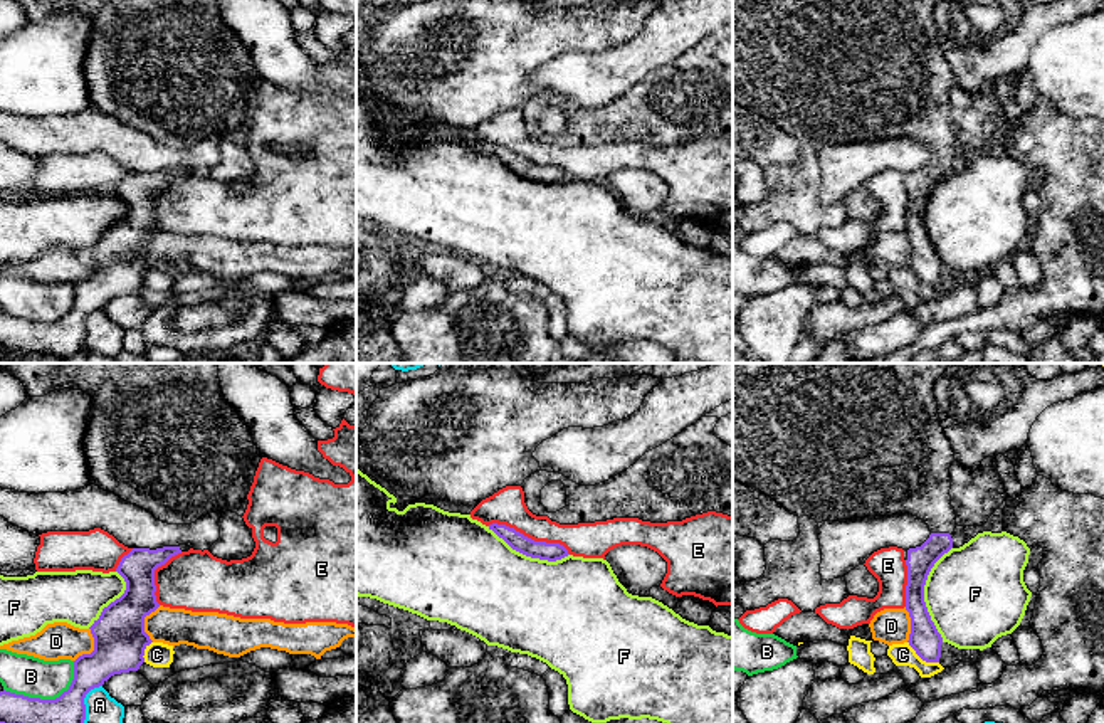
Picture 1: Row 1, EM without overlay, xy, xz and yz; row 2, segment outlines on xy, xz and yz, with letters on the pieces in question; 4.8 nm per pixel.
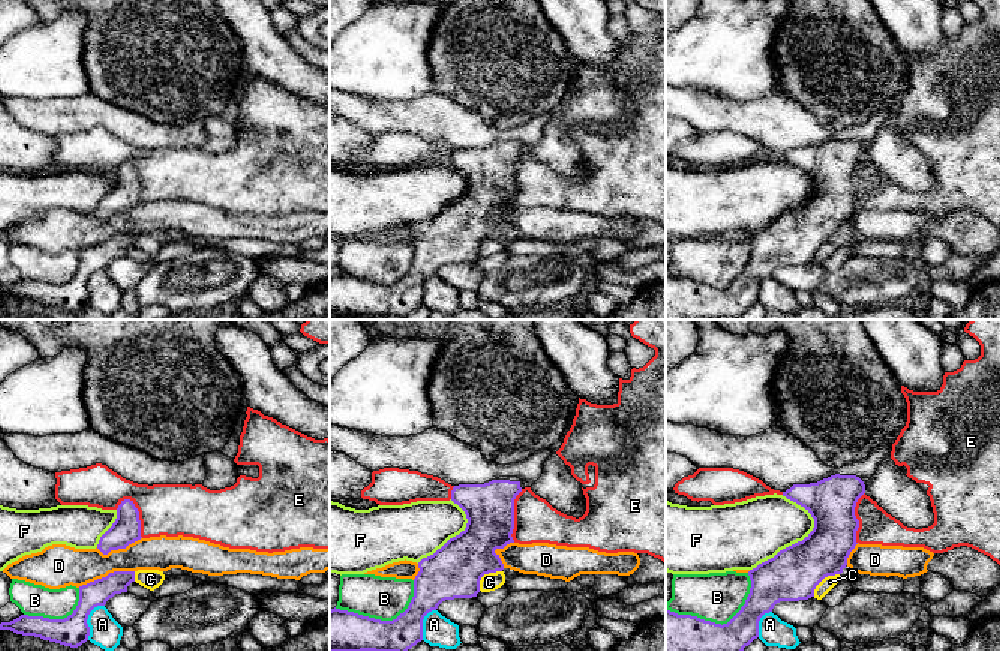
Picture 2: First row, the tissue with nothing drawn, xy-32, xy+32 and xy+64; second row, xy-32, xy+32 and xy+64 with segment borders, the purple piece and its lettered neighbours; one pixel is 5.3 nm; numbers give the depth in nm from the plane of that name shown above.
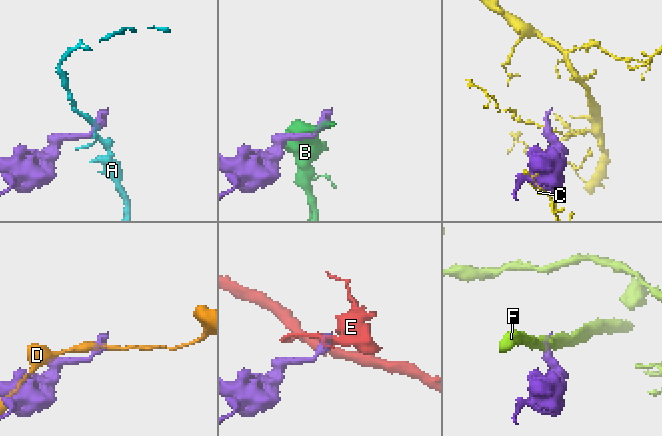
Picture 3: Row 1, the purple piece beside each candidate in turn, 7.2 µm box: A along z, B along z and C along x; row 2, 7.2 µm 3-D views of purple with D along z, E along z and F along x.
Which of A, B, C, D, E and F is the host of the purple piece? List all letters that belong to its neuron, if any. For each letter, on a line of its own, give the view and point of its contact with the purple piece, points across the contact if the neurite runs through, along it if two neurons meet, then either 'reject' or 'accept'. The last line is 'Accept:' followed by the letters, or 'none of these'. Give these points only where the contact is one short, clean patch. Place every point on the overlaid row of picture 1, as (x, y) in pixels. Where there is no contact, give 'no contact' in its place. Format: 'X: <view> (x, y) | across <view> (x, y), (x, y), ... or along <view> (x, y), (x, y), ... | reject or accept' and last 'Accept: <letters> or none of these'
A: xy (83, 701) | along xy (101, 685), (86, 695), (83, 722) | reject
B: xy (49, 700) | reject
C: yz (921, 658) | reject
D: xy (94, 648) | reject
E: xz (530, 538) | reject
F: yz (923, 594) | reject
Accept: none of these

